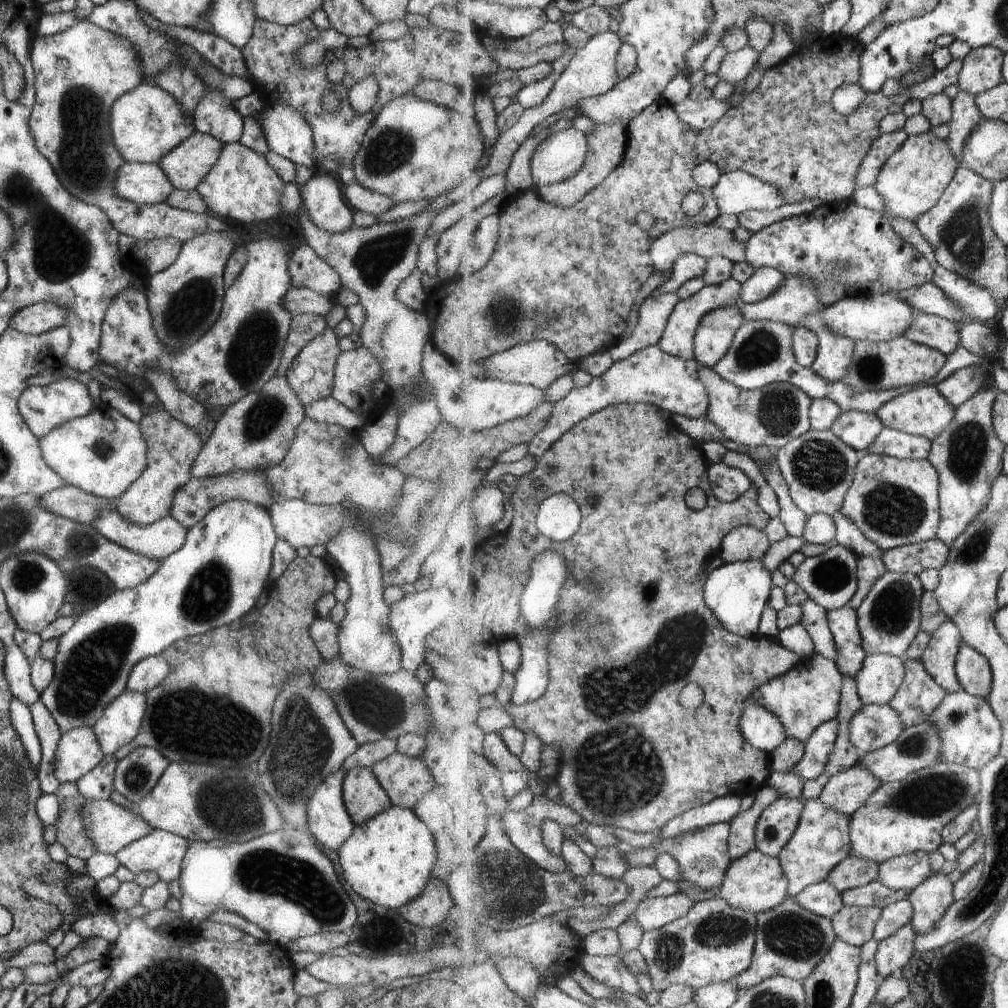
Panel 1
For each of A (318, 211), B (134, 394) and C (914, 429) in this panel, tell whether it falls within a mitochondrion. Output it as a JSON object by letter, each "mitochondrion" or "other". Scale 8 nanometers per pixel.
{"A":"other","B":"other","C":"other"}

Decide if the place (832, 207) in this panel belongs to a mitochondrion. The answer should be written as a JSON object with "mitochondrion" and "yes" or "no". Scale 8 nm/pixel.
{"mitochondrion":"no"}

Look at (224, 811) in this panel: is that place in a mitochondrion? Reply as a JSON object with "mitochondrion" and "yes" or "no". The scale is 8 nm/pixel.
{"mitochondrion":"yes"}

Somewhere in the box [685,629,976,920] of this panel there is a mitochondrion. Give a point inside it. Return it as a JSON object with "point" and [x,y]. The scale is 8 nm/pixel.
{"point":[937,794]}

